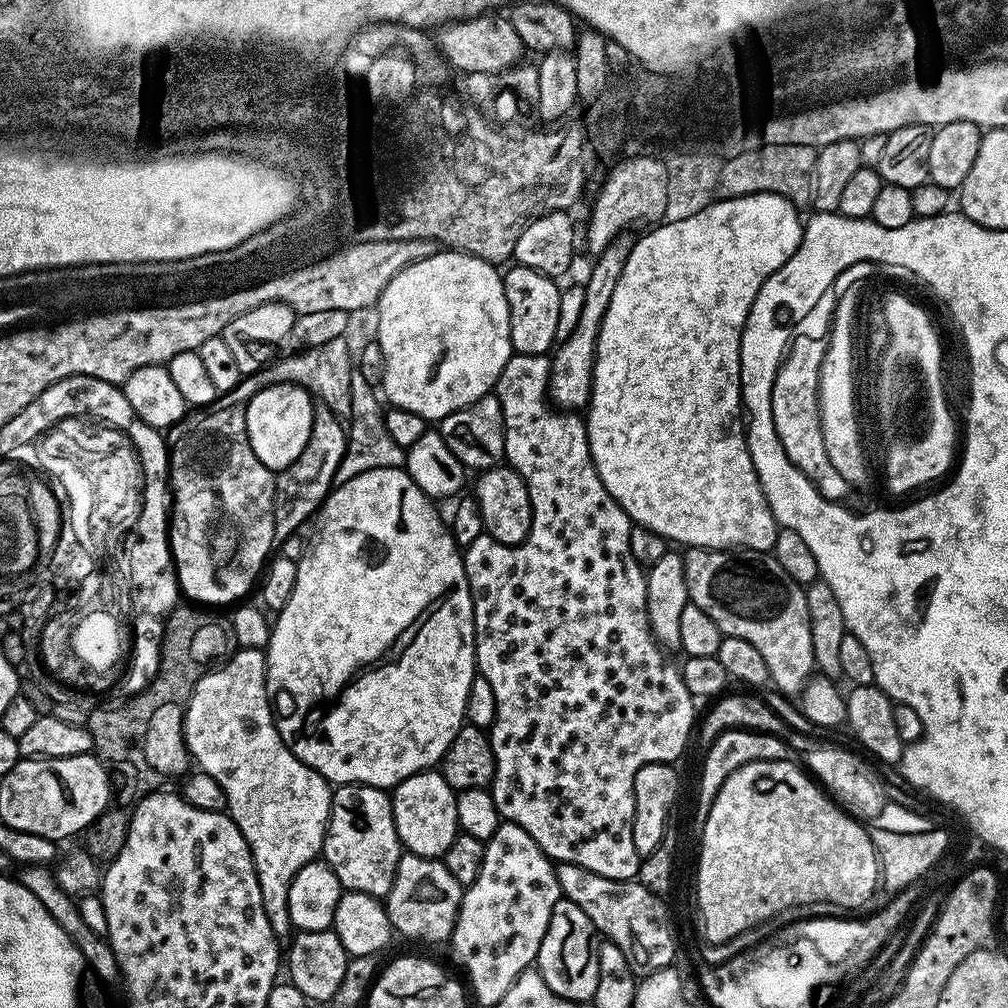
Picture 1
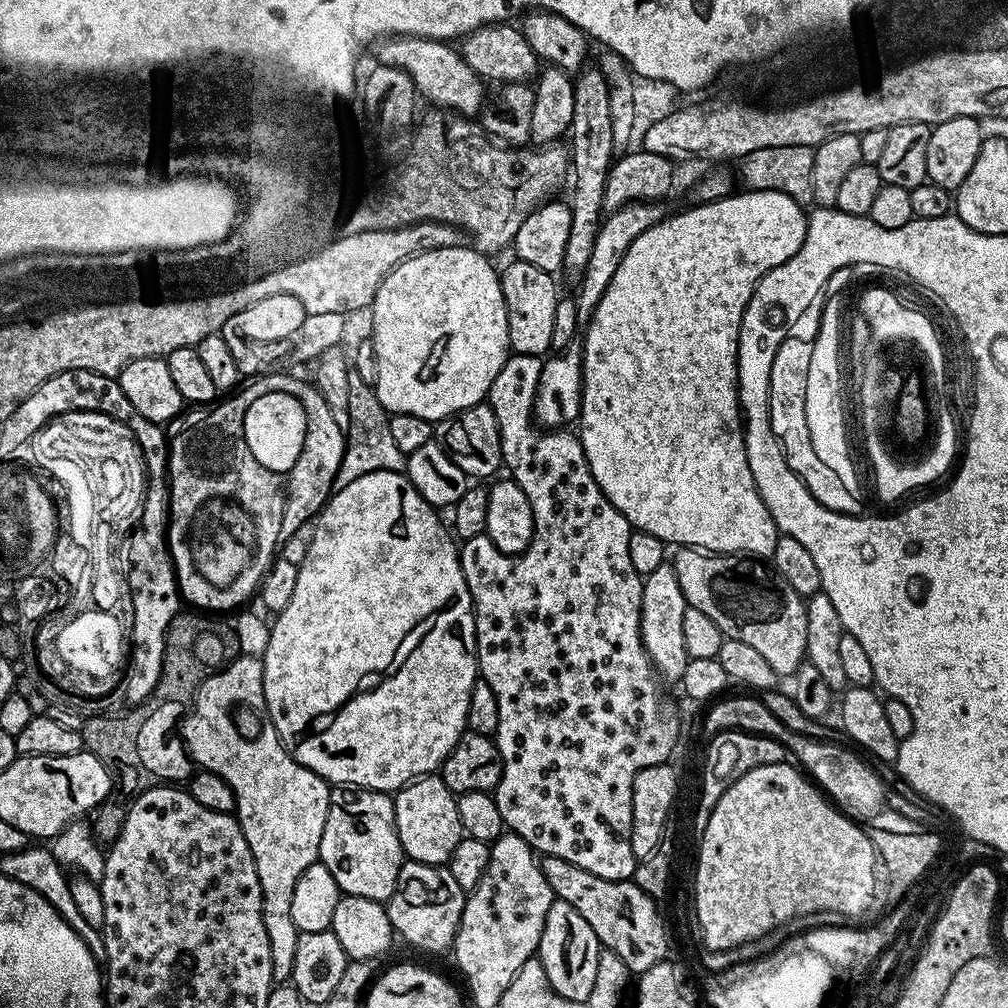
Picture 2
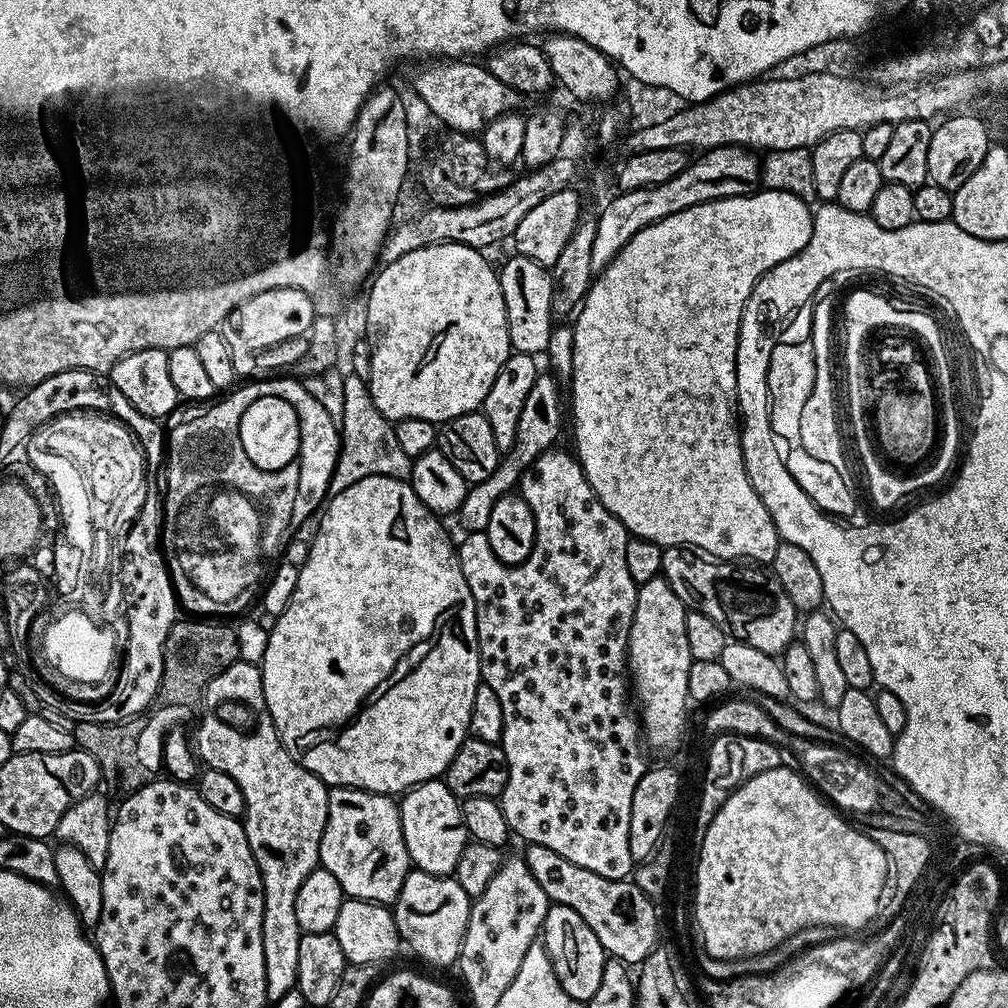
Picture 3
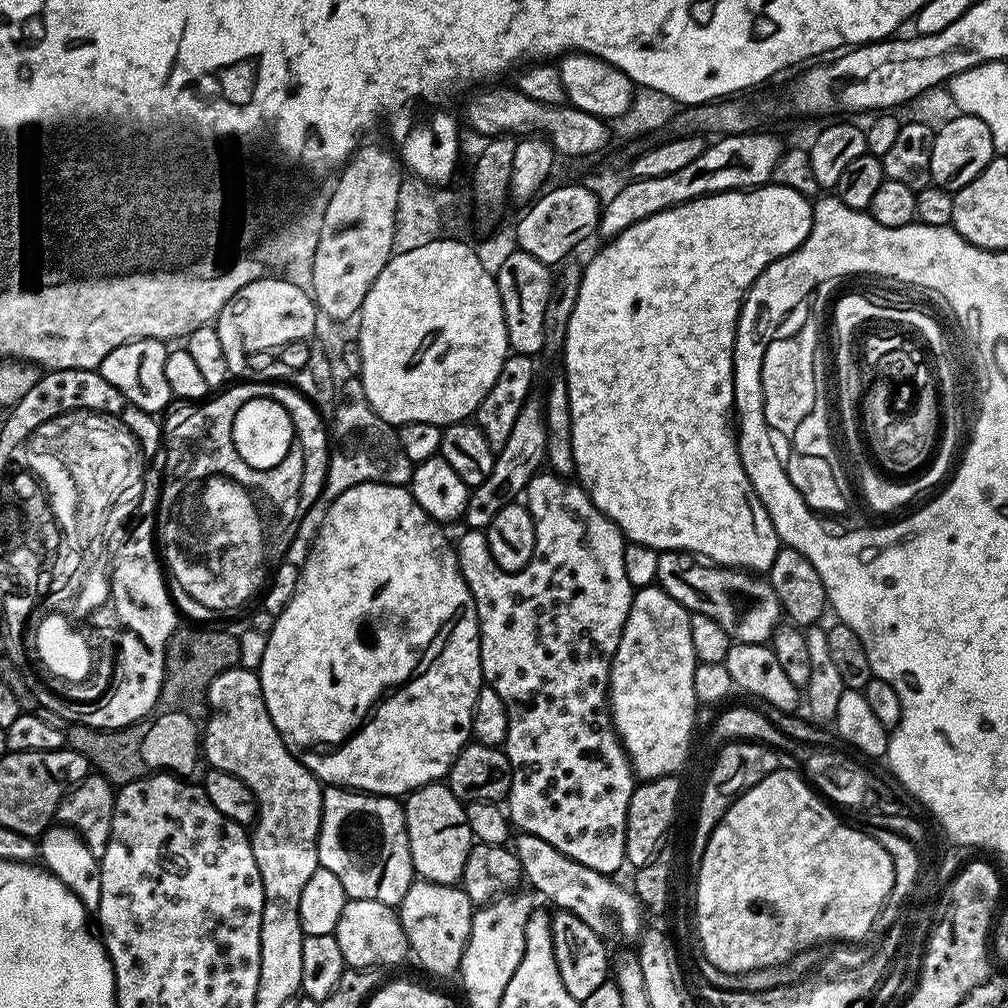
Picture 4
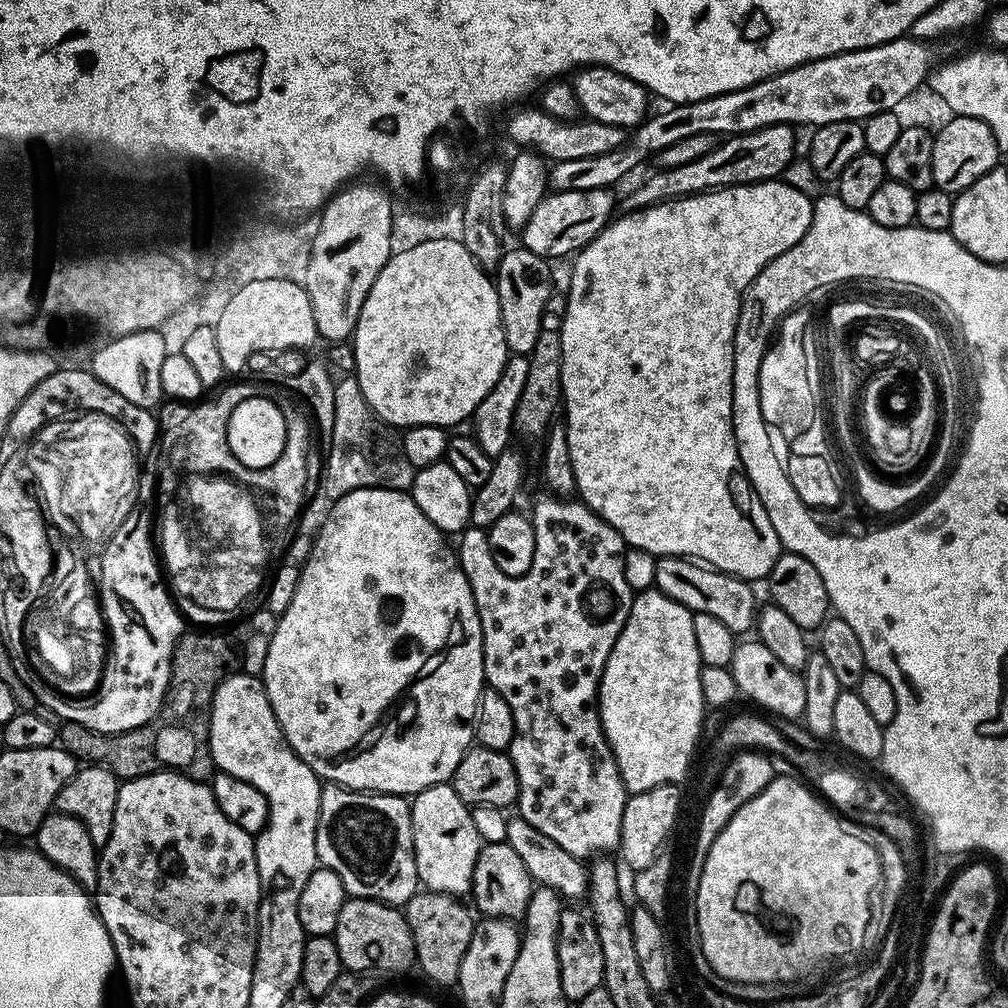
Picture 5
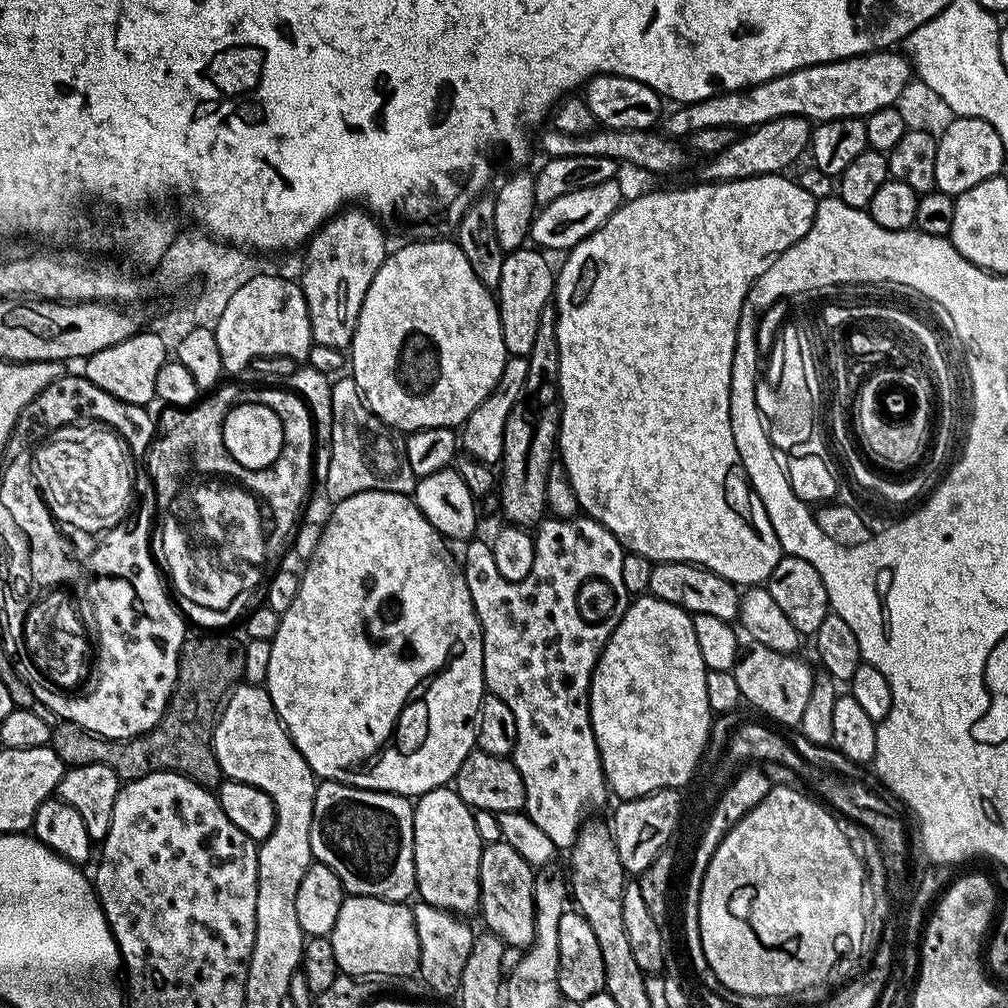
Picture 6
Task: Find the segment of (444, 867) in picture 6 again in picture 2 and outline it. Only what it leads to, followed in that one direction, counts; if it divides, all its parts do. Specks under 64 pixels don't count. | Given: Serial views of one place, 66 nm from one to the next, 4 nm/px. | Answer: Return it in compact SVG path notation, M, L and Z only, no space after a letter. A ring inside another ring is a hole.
M429 774L404 785L395 793L396 829L405 857L427 864L447 865L462 838L456 796L439 775Z

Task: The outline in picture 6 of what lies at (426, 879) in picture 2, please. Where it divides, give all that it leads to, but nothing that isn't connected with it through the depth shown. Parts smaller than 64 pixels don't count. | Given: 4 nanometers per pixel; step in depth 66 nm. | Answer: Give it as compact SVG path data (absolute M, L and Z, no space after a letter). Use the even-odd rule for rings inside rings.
M416 902L411 905L411 909L420 943L419 979L424 979L430 991L440 996L455 997L460 991L462 970L466 970L466 958L470 958L474 931L464 921L467 919L463 915L447 912L438 906Z

